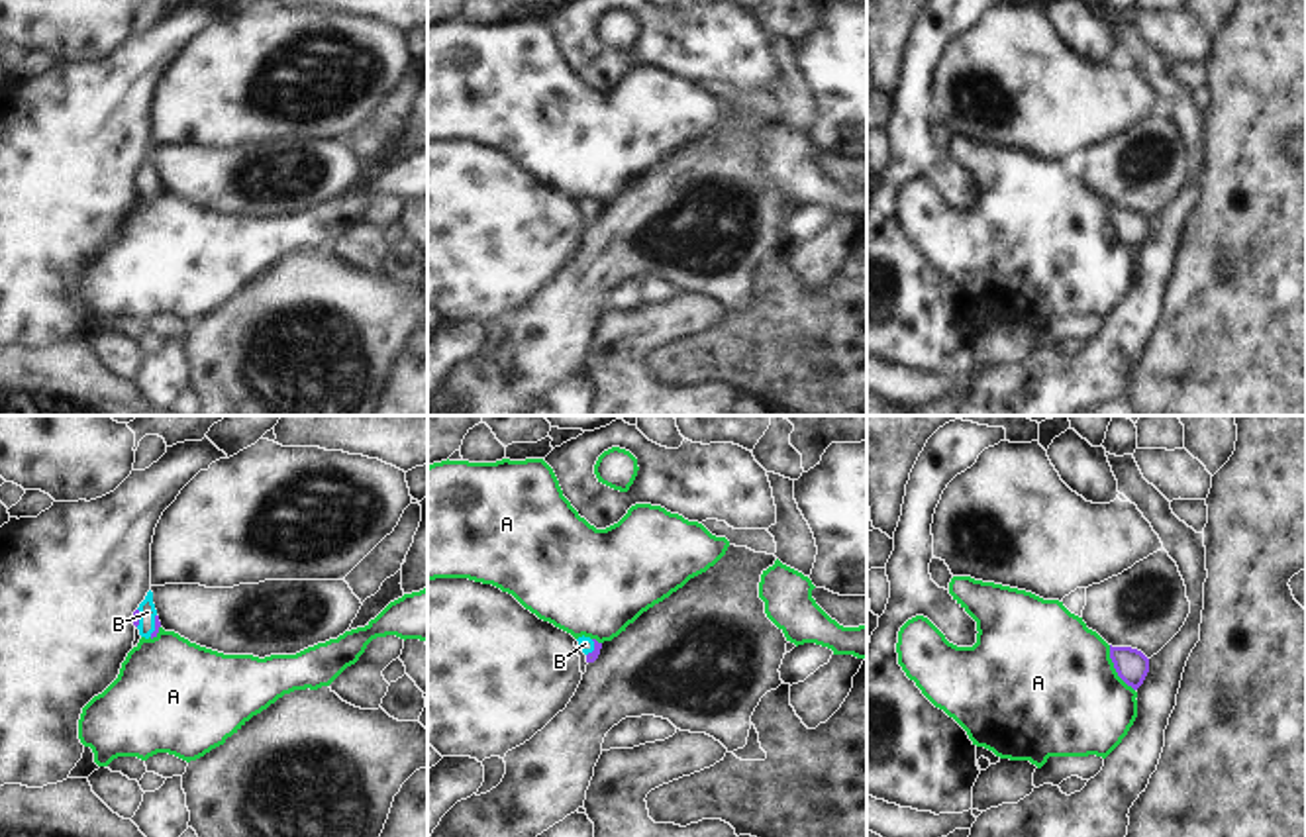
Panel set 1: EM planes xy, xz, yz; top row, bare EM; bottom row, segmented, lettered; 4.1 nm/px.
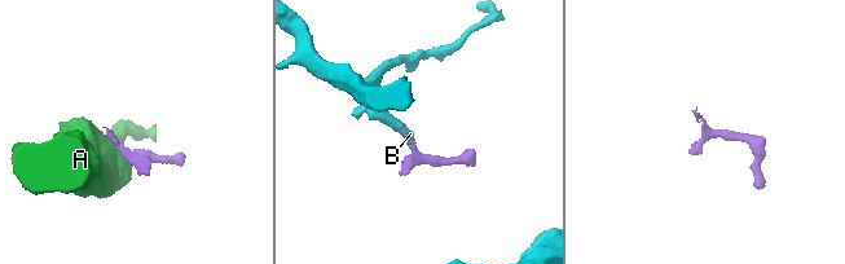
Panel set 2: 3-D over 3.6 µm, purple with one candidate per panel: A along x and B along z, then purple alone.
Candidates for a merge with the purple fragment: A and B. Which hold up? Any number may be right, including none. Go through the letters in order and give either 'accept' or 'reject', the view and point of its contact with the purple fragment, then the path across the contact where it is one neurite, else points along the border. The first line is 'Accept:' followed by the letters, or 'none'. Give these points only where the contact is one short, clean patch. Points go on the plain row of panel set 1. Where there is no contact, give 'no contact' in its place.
Accept: B
A: reject; contact yz (1114, 228)
B: accept; contact xy (155, 187); way xy (157, 185), (155, 187), (148, 173)

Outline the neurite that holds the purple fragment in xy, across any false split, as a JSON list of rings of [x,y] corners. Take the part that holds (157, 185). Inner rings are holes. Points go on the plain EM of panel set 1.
[[[149,151],[145,161],[133,172],[133,186],[139,190],[139,196],[153,200],[159,194],[161,182],[153,165],[153,153]]]

